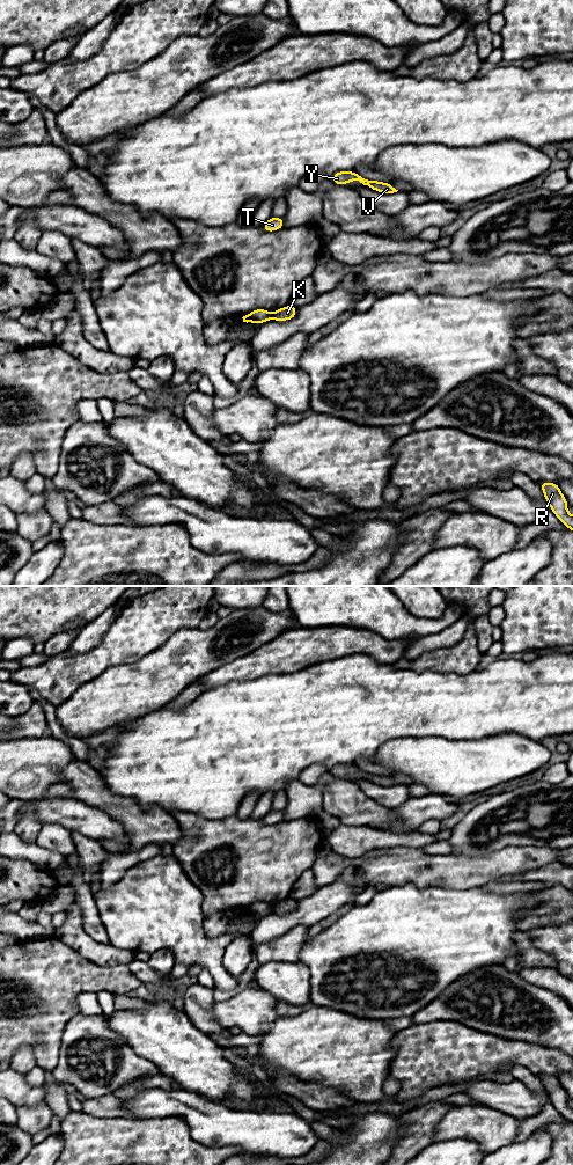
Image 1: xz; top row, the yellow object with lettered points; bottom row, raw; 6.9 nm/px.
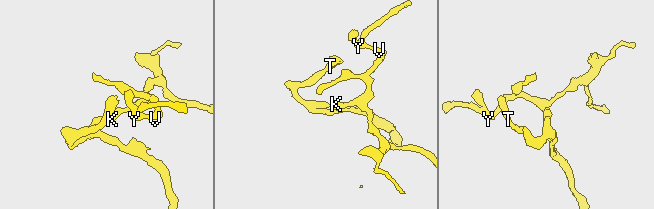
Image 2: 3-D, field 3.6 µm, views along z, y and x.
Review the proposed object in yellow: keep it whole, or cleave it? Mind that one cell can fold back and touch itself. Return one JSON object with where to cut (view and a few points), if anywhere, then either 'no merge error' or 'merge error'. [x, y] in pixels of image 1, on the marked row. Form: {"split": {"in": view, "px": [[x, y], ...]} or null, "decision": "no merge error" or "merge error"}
{"split": {"in": "xz", "px": [[271, 313], [272, 317]]}, "decision": "merge error"}

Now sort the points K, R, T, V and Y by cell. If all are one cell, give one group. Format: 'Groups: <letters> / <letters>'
Groups: K R V Y / T

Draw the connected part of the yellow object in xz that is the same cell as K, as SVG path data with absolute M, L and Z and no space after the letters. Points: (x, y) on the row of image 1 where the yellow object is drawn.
M292 305L282 307L274 313L272 313L272 318L279 322L292 320L296 316L297 308Z

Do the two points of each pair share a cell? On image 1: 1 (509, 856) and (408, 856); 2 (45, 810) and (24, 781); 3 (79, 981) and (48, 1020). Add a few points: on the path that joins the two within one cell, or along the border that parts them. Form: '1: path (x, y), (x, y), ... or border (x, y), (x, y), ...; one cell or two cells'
1: path (484, 869), (433, 869); one cell
2: border (45, 797), (30, 800), (12, 799); two cells
3: path (70, 990), (49, 1011); one cell

